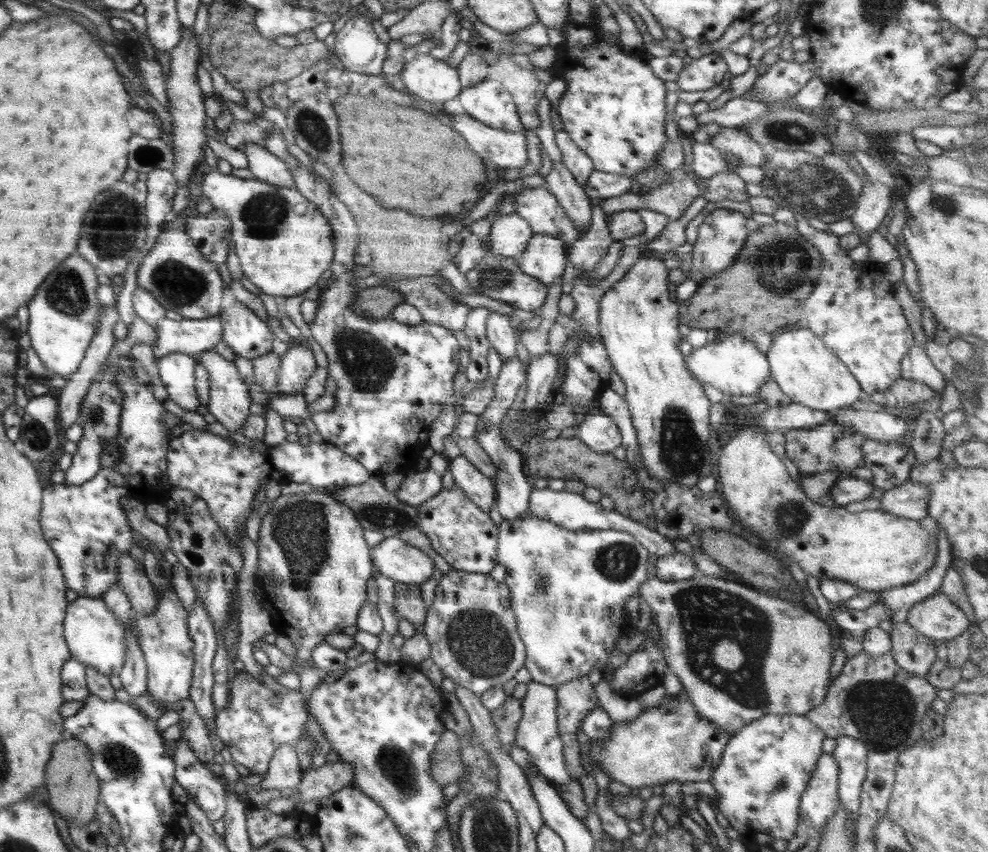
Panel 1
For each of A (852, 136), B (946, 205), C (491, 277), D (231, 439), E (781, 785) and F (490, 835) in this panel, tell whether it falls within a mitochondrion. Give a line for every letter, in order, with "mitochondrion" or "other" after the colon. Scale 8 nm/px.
A: other
B: mitochondrion
C: mitochondrion
D: other
E: mitochondrion
F: mitochondrion

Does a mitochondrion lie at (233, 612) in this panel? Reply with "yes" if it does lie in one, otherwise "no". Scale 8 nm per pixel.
no

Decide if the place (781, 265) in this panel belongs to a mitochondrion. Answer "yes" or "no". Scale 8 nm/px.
yes

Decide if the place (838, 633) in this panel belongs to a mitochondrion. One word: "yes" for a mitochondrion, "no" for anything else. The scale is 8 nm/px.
no

